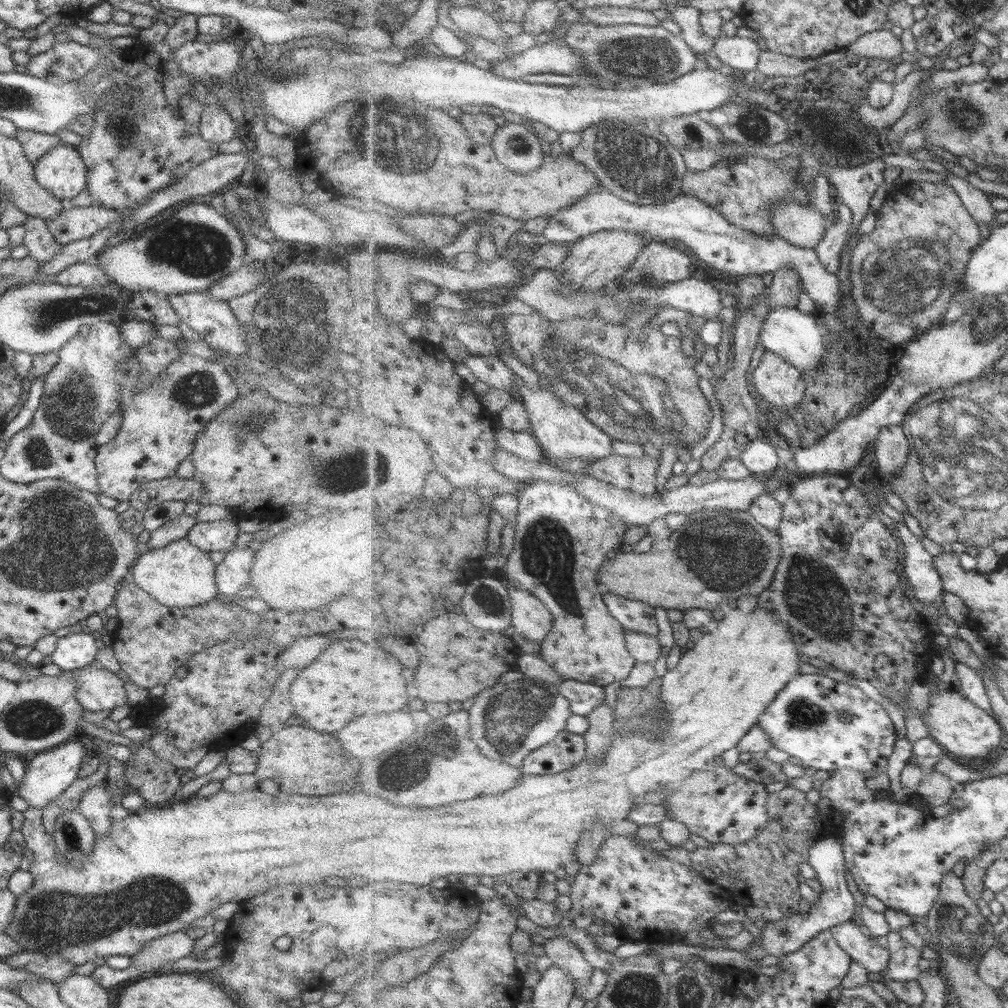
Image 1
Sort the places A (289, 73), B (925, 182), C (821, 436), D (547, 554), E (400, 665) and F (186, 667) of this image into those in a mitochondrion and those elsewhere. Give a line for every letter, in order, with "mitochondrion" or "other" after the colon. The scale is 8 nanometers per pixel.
A: mitochondrion
B: other
C: other
D: mitochondrion
E: other
F: other

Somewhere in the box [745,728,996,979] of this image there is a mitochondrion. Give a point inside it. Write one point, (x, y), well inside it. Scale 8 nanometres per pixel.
(949, 914)

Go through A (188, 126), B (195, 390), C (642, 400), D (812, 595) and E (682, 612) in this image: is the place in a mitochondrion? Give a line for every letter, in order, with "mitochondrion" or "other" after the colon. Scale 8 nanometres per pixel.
A: other
B: mitochondrion
C: mitochondrion
D: mitochondrion
E: other

